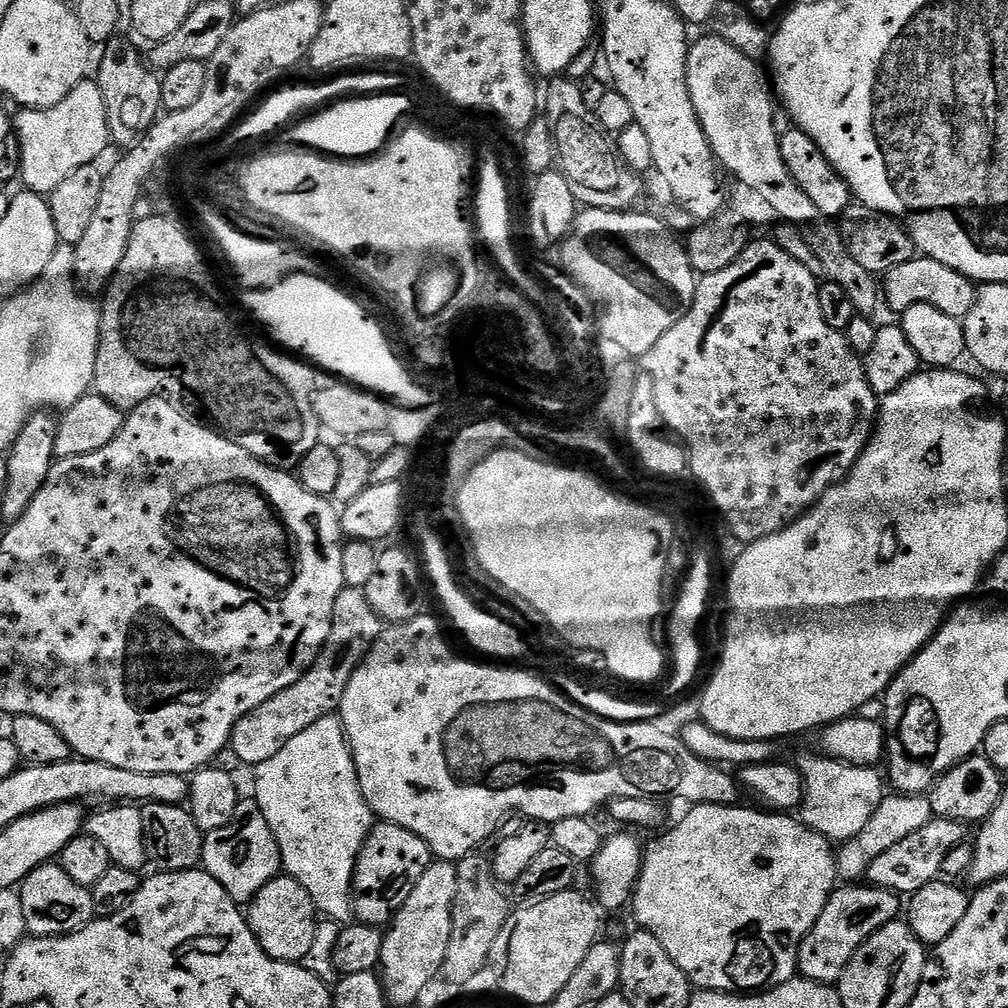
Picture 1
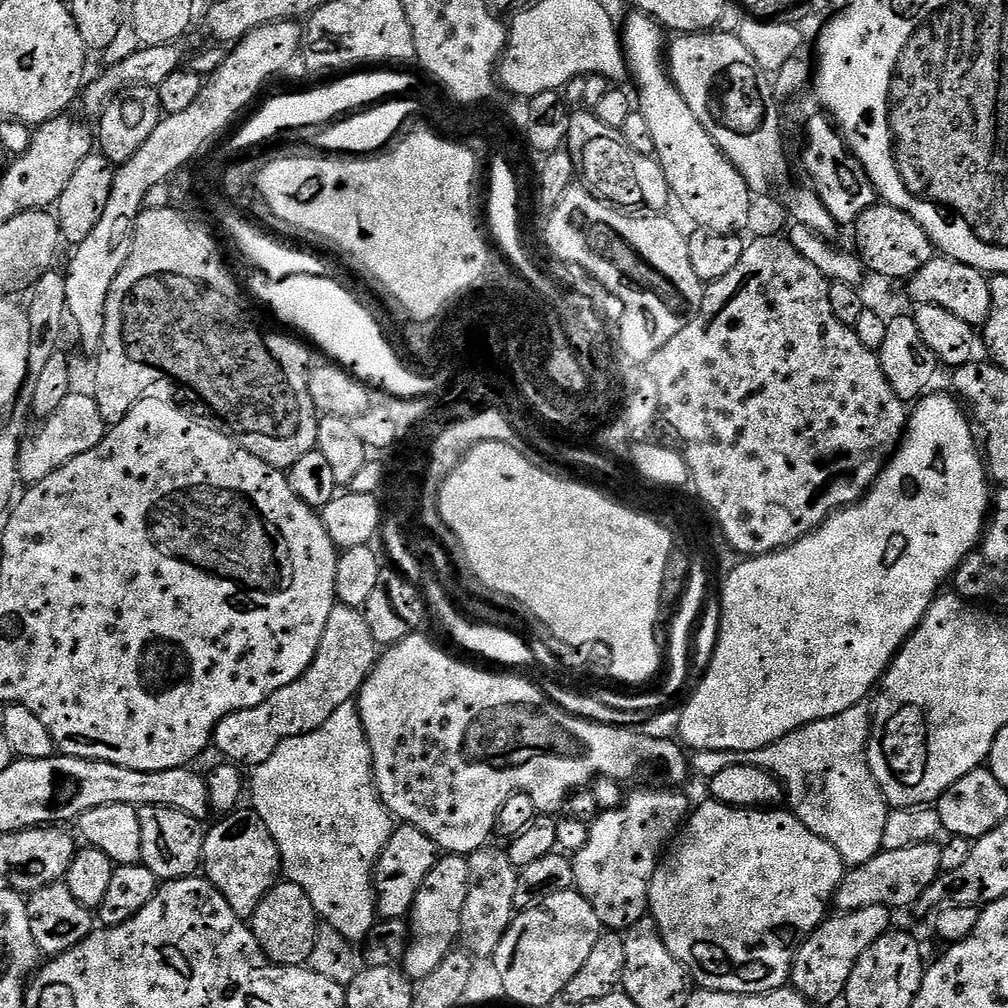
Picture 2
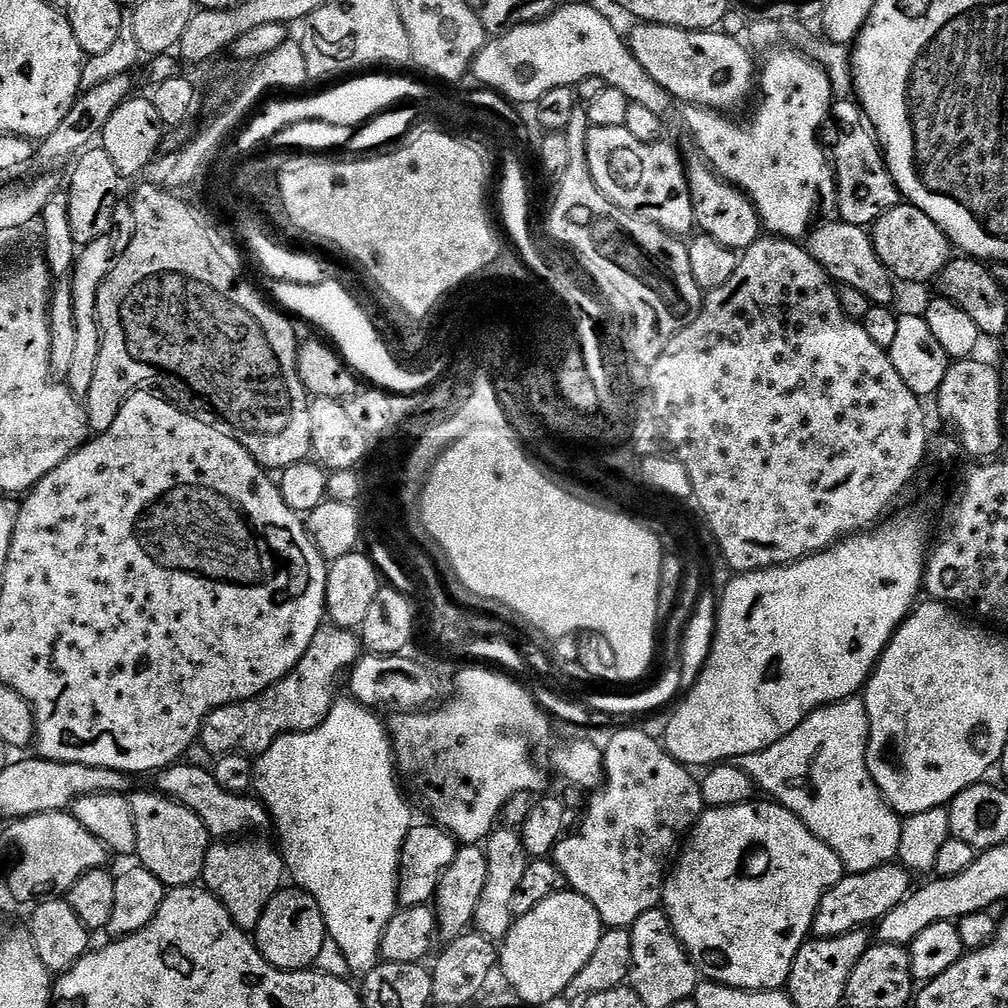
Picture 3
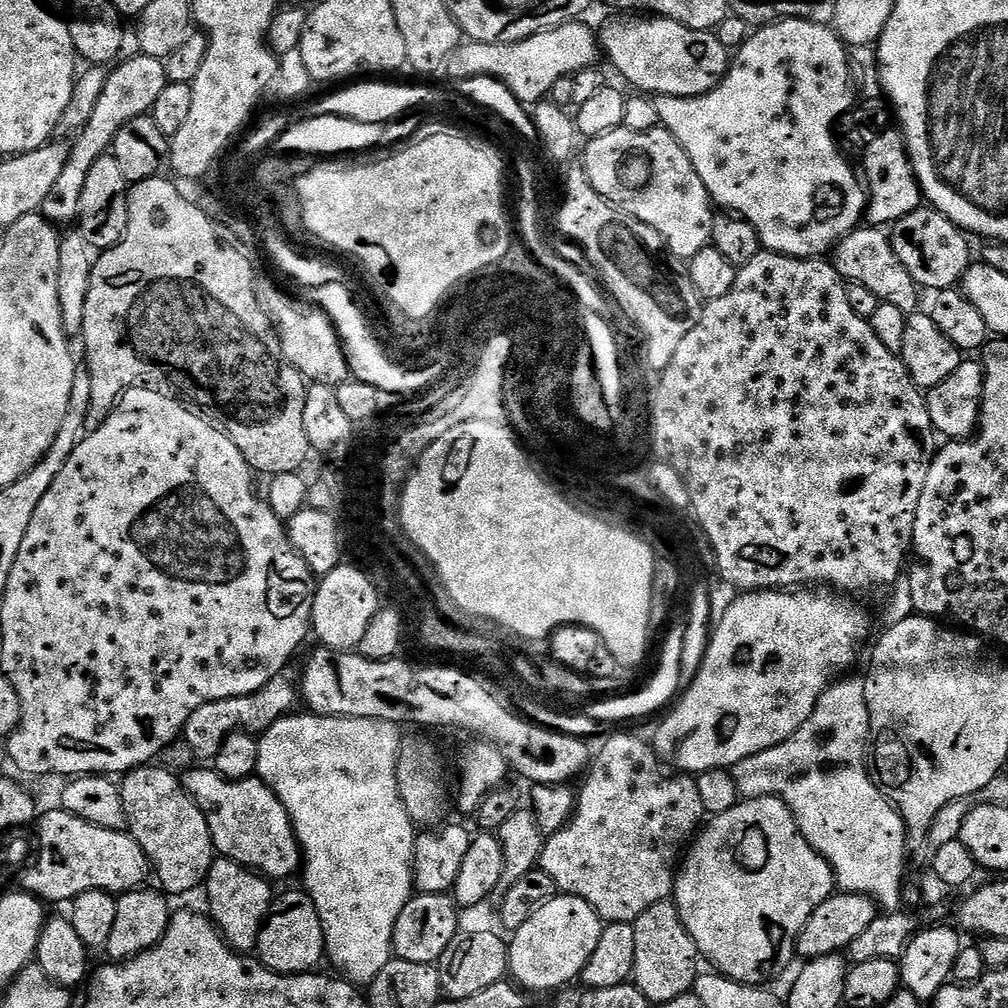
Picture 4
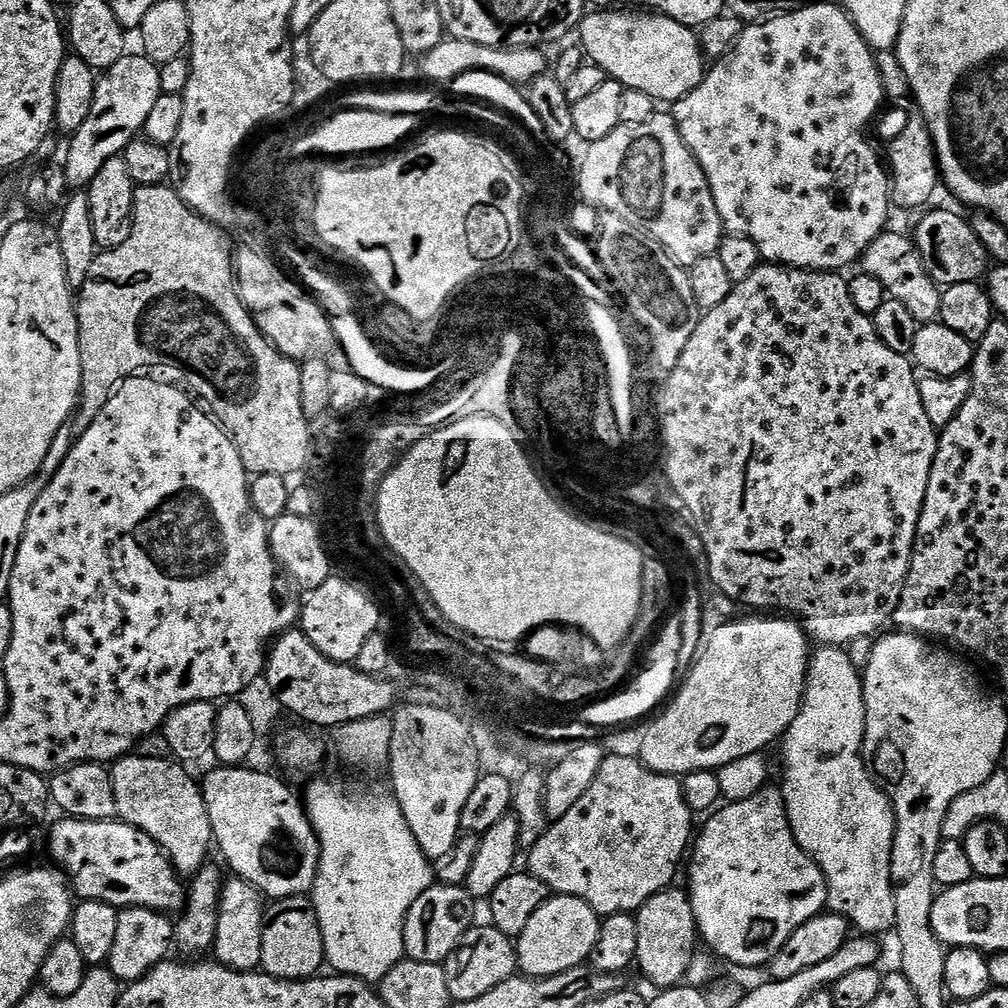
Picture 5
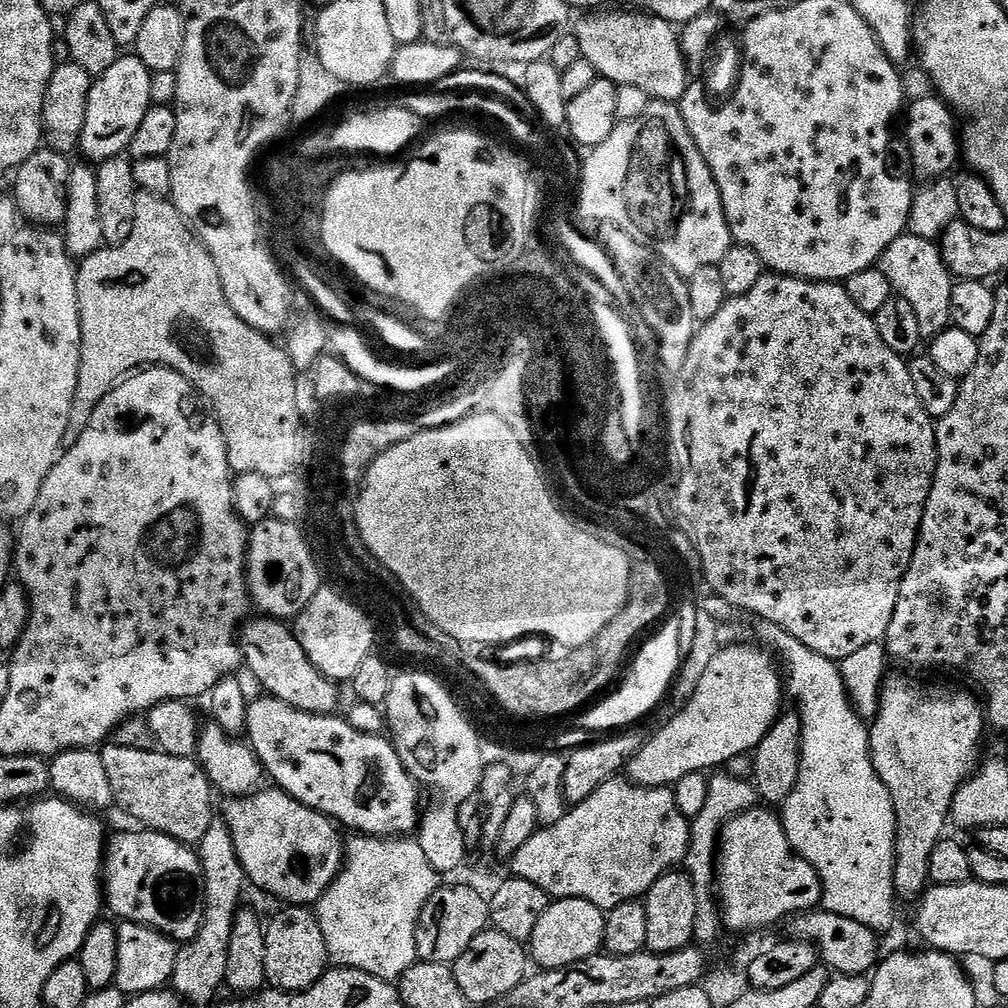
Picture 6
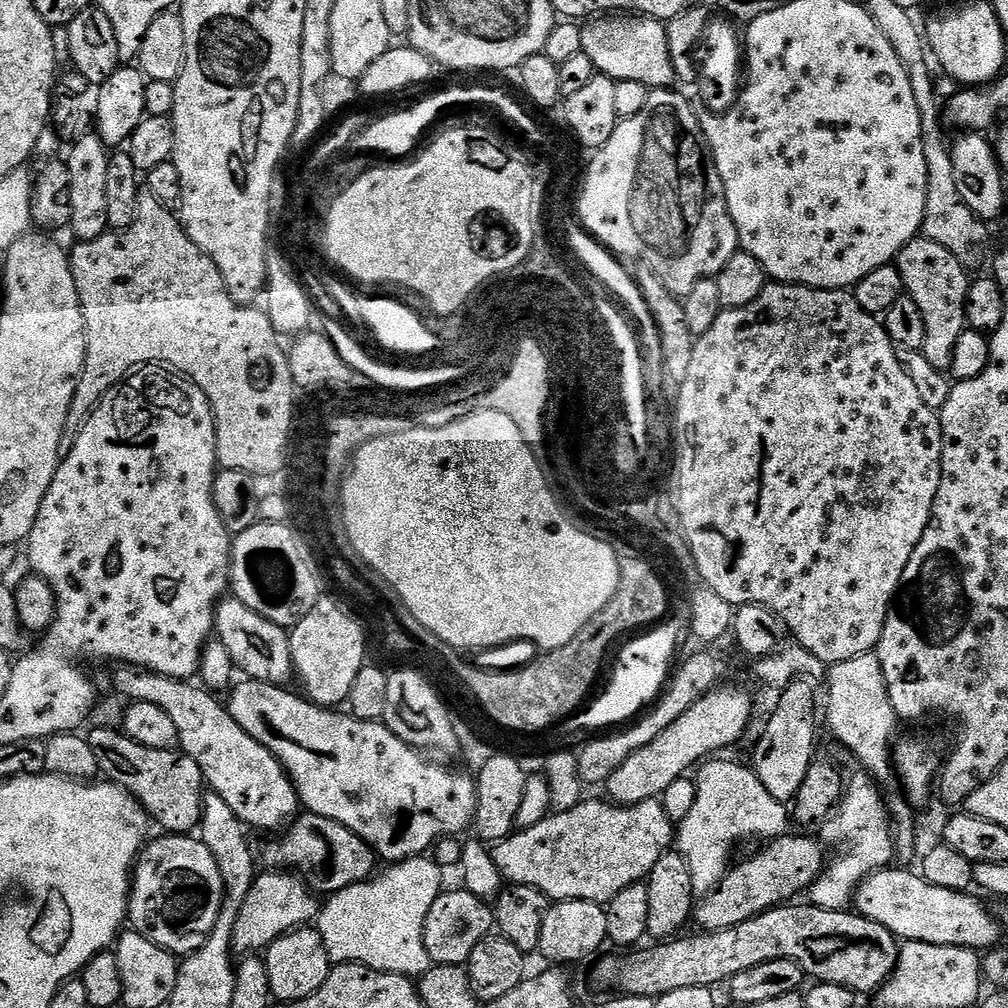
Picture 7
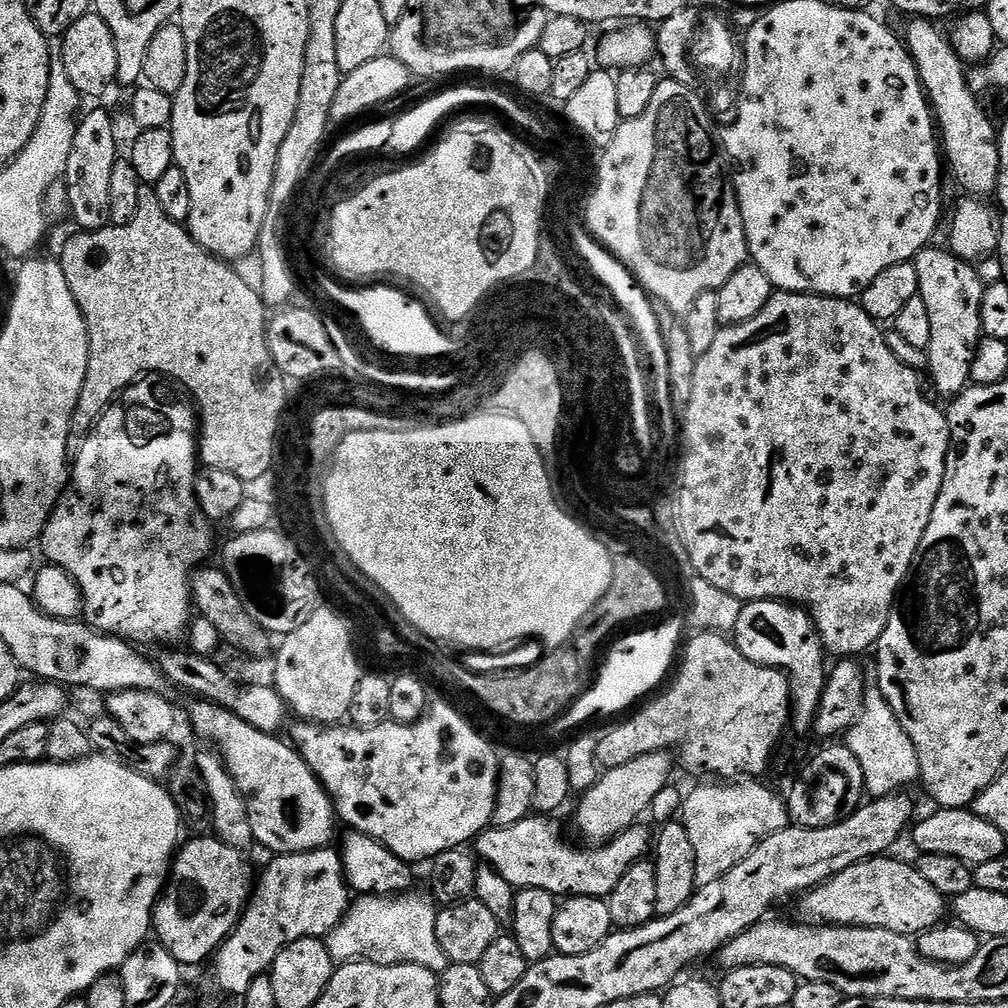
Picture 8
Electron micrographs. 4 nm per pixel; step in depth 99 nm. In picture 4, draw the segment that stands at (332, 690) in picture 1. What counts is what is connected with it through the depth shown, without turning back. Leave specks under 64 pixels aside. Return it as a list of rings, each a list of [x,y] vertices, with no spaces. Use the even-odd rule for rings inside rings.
[[[288,675],[275,676],[265,688],[249,696],[226,698],[218,702],[206,702],[206,706],[198,706],[198,710],[190,714],[182,733],[182,739],[190,744],[197,761],[215,761],[218,750],[222,750],[222,742],[226,742],[230,734],[238,731],[259,734],[274,726],[274,722],[278,722],[283,716],[289,715],[295,709],[292,707],[296,700],[298,704],[298,680],[295,675]]]

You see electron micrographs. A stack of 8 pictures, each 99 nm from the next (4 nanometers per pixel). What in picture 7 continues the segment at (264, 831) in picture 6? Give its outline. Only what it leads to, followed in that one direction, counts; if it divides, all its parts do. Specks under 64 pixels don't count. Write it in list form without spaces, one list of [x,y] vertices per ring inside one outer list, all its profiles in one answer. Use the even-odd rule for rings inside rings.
[[[311,814],[297,815],[279,833],[279,836],[280,840],[272,840],[265,846],[264,856],[262,852],[263,863],[265,860],[268,863],[265,865],[269,869],[291,872],[301,877],[304,883],[317,894],[331,894],[343,888],[348,888],[352,884],[359,884],[369,879],[377,871],[378,857],[371,846],[362,838],[358,838],[358,834],[354,834],[346,826],[342,826],[330,818],[322,818]]]

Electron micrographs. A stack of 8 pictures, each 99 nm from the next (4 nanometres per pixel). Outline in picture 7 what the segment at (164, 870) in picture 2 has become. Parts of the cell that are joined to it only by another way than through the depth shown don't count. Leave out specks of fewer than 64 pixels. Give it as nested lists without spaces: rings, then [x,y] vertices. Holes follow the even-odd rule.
[[[94,729],[86,736],[90,750],[94,750],[94,758],[98,758],[101,773],[111,783],[125,788],[135,800],[144,807],[153,821],[161,824],[168,834],[188,834],[200,827],[200,812],[204,809],[206,785],[202,770],[198,770],[198,762],[185,752],[167,748],[166,750],[150,750],[150,746],[142,746],[124,735],[123,731],[114,729]]]

